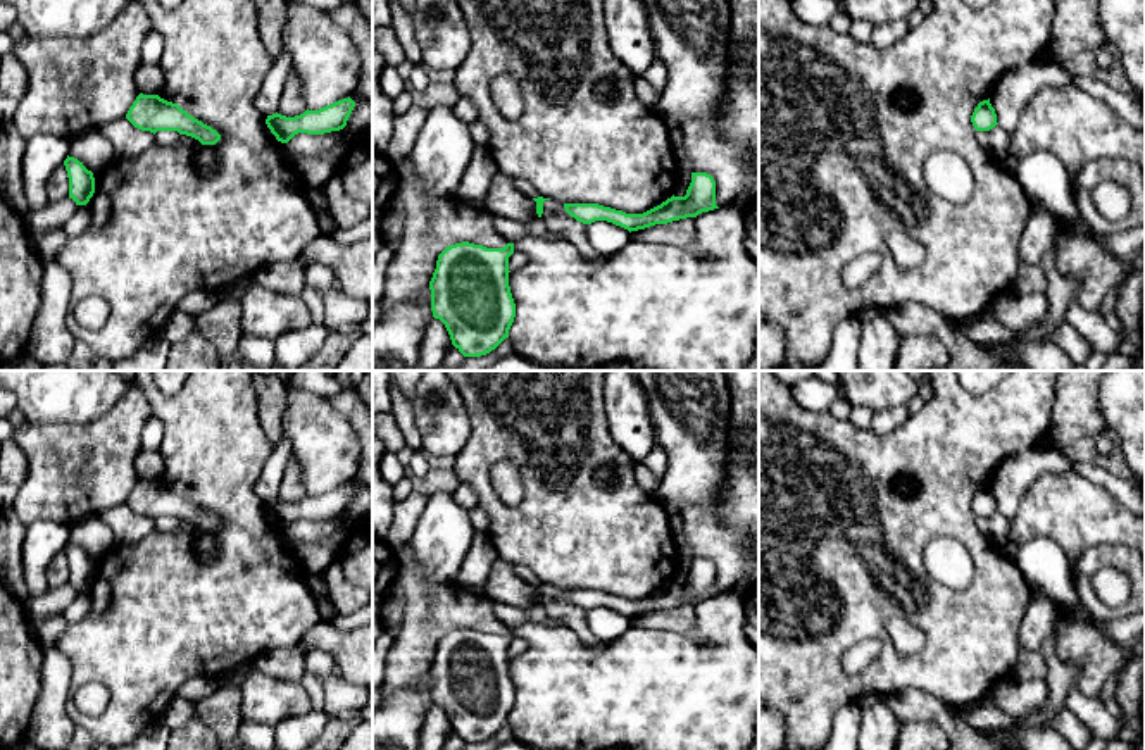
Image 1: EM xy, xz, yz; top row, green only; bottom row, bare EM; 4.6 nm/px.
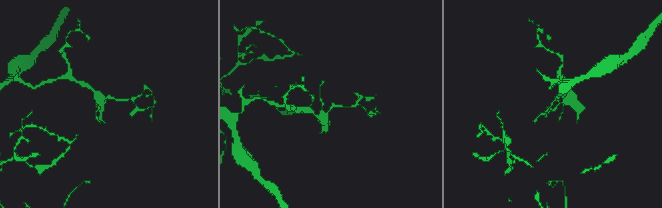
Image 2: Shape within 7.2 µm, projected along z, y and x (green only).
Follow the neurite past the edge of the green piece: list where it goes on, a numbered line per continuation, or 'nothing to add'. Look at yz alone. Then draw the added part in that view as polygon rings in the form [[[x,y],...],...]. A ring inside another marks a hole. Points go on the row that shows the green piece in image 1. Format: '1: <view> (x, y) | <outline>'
nothing to add

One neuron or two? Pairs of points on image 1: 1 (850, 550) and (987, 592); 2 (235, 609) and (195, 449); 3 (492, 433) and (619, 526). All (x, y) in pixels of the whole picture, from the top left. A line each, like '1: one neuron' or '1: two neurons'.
1: one neuron
2: one neuron
3: one neuron

